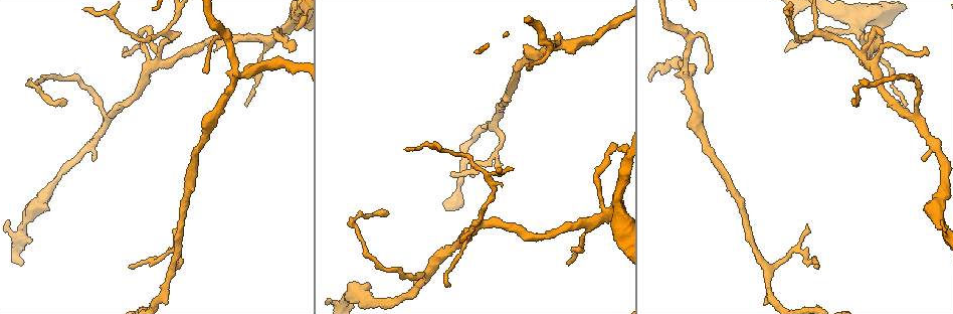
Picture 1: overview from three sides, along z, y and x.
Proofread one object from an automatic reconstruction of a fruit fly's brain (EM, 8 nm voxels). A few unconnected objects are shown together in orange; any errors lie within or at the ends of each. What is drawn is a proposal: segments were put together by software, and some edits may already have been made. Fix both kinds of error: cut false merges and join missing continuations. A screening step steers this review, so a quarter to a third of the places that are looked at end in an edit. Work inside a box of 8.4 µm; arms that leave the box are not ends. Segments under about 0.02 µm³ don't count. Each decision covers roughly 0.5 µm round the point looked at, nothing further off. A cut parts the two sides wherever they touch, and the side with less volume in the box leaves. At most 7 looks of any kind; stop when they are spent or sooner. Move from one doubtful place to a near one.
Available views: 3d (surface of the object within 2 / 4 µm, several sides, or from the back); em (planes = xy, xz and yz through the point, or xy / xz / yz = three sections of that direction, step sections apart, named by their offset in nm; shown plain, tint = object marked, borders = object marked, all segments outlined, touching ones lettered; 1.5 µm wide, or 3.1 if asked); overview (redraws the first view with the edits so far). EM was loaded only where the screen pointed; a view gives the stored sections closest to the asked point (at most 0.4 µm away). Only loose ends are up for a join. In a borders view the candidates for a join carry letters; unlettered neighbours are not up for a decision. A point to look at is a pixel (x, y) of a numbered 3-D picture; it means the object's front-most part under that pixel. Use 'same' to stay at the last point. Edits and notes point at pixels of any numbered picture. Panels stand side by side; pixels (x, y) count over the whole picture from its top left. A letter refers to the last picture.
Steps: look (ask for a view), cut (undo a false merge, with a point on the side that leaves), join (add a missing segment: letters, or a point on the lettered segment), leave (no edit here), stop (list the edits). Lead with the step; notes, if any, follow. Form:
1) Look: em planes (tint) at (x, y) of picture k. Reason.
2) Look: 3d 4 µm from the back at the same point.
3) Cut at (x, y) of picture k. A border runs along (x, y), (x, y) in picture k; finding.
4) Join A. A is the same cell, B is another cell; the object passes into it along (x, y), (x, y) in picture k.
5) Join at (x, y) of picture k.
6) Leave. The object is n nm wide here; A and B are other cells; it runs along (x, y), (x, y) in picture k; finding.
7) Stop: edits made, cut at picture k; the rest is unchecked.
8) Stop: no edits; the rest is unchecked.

Look: 3d 4 µm at (569, 261) of picture 1. Free end.

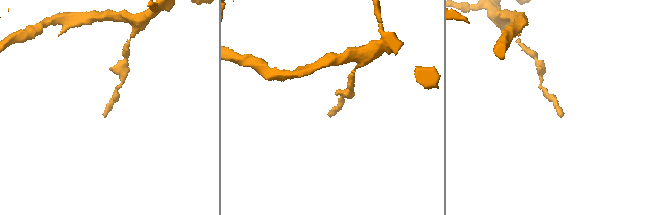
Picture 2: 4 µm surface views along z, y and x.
Look: em planes (borders) at (329, 113) of picture 2. Shape alone is not enough.

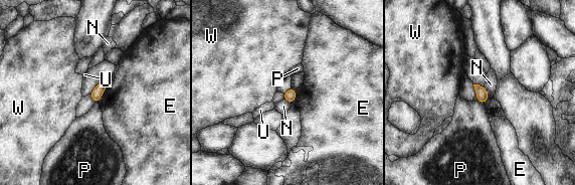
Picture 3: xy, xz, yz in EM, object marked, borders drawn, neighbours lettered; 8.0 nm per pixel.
Leave. The object is 90 nm wide here; E, N, P, U and W are other cells; a border runs along (484, 86), (489, 98) in picture 3; no lettered segment goes on from it.

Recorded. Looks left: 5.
Look: em xy step 4 (tint) at (158, 63) of picture 1.

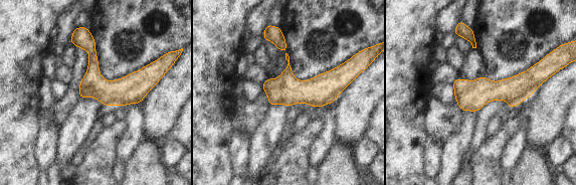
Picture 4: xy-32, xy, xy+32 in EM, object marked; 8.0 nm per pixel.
Look: em planes (borders) at the same point. Cut it another way.

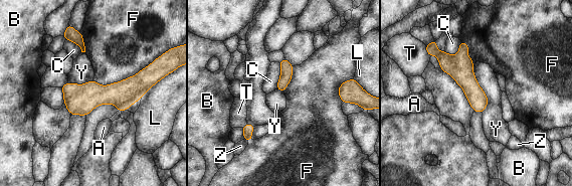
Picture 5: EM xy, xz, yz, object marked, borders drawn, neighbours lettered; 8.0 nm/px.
Leave. A, B, C, F, L, T, Y and Z are other cells; a border runs along (472, 66), (488, 99), (483, 113) in picture 5; continuous, no second cell.

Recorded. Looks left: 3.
Look: 3d 2 µm at (235, 76) of picture 1. Three arms meet.

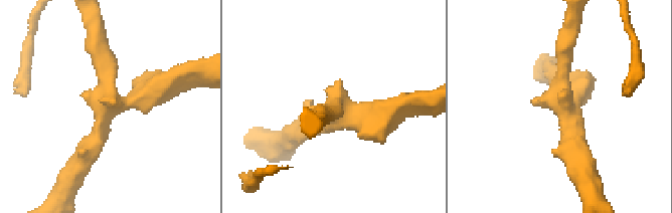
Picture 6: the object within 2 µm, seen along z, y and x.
Look: em planes (borders) at (565, 109) of picture 6. Shape alone is not enough.

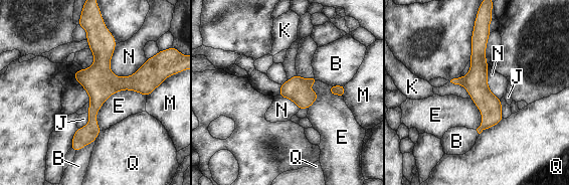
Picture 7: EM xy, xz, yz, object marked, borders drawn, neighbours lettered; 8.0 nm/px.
Leave. The object is 190 nm wide here; B, E, J, K, M, N and Q are other cells; all the same cell.

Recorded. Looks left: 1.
Stop: no edits; the rest is unchecked.

